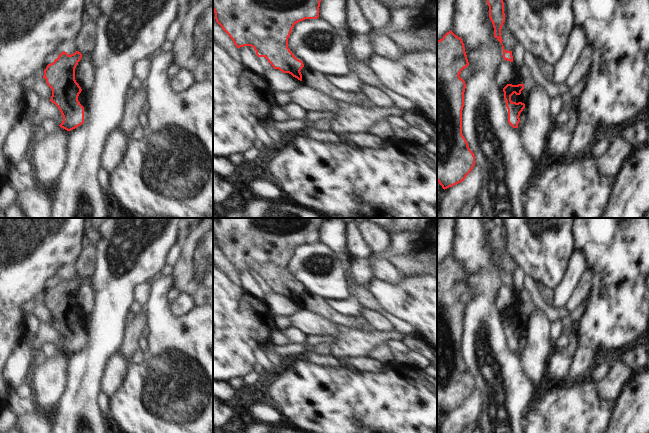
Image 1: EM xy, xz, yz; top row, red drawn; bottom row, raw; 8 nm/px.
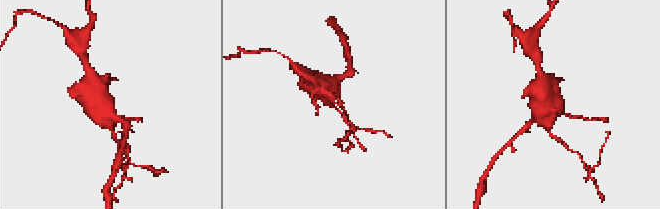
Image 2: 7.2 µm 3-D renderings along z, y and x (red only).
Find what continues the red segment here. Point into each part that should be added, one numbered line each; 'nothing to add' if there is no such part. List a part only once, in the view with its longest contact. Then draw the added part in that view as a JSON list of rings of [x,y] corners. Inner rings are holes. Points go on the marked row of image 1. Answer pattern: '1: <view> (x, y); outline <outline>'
nothing to add

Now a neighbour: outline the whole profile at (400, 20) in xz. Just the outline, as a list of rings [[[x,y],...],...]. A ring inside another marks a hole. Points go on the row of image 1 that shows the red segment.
[[[421,6],[416,8],[391,9],[390,22],[383,28],[372,28],[368,33],[351,34],[350,47],[354,58],[358,61],[369,60],[373,55],[371,38],[374,35],[389,35],[412,28],[421,15]]]

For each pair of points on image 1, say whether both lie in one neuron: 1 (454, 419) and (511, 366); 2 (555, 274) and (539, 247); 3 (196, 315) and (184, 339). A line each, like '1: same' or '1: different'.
1: different
2: same
3: same

